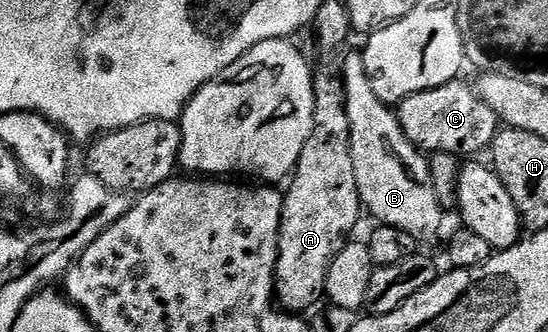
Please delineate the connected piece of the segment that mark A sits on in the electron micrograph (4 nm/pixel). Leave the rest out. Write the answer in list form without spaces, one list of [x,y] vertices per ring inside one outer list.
[[[332,70],[315,71],[312,79],[314,88],[314,128],[310,132],[310,140],[306,140],[306,148],[302,148],[302,156],[298,156],[296,169],[290,175],[288,190],[283,191],[284,207],[280,221],[278,236],[278,260],[276,261],[276,296],[279,309],[297,316],[303,310],[311,311],[319,298],[325,297],[326,272],[330,272],[330,264],[338,252],[347,246],[353,237],[352,229],[360,222],[362,207],[358,180],[354,176],[354,156],[350,152],[350,120],[346,116],[346,96],[344,95],[344,79]]]

